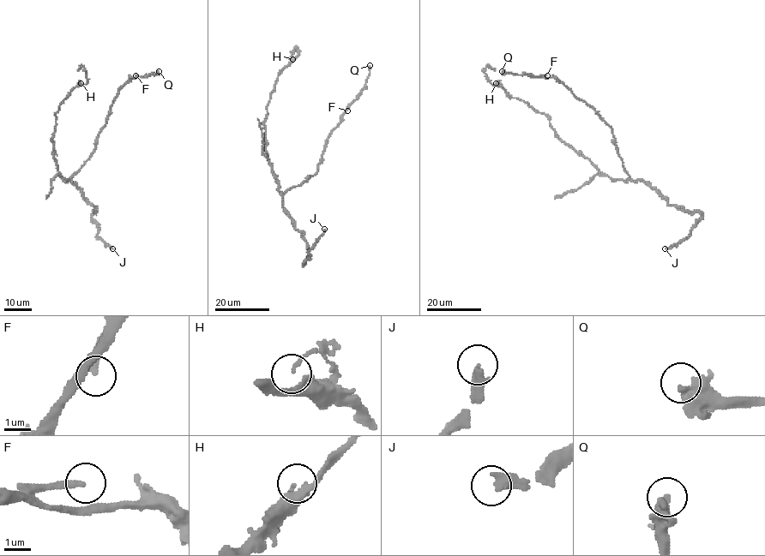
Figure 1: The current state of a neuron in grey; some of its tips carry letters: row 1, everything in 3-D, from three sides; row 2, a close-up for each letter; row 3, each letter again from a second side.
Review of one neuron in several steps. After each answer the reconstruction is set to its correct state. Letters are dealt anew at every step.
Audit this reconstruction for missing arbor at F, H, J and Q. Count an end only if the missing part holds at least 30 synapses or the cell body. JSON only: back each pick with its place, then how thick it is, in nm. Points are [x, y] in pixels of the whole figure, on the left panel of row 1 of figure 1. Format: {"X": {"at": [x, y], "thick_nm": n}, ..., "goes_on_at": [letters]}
{"J": {"at": [112, 248], "thick_nm": 360}, "goes_on_at": ["J"]}

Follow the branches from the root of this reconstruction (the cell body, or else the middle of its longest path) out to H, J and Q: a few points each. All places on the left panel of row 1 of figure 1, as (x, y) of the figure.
H: (68, 180), (58, 170), (51, 137), (58, 107), (77, 83), (81, 83)
J: (68, 180), (81, 189), (83, 199), (95, 209), (93, 218), (99, 228), (96, 237), (112, 248)
Q: (68, 180), (93, 152), (97, 135), (105, 124), (120, 88), (131, 78), (147, 76), (159, 71)

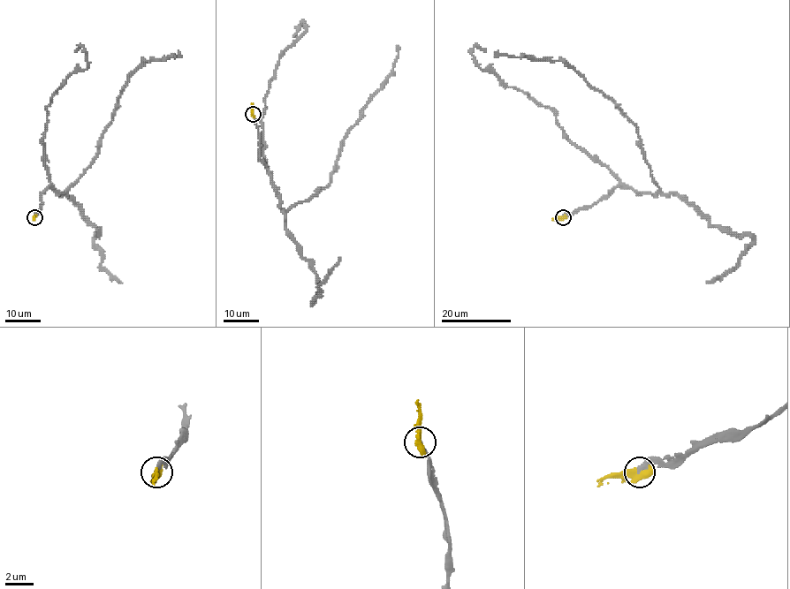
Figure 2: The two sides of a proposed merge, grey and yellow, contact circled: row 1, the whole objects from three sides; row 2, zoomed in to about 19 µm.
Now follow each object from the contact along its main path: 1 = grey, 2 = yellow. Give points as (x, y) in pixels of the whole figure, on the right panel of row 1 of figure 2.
1: (562, 216), (588, 209), (618, 186), (648, 193), (659, 190), (643, 156), (638, 128), (562, 61), (494, 52)
2: (562, 216), (555, 216), (551, 220)

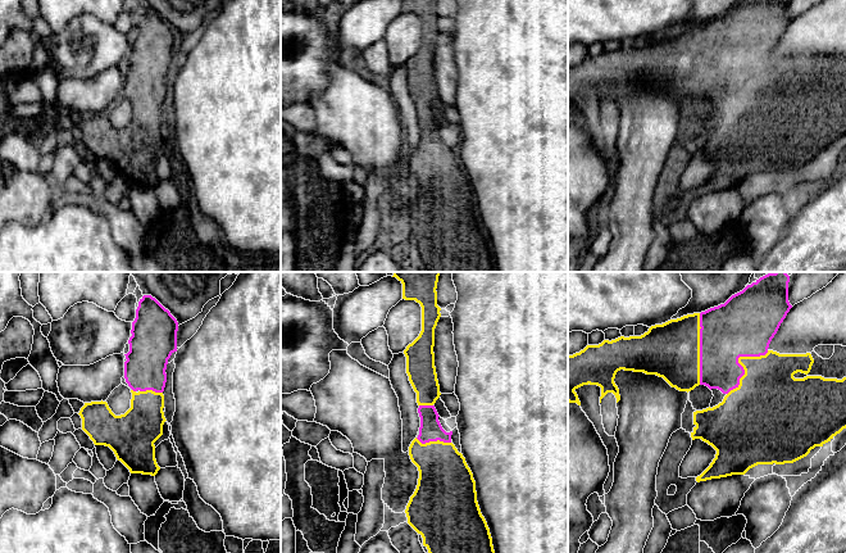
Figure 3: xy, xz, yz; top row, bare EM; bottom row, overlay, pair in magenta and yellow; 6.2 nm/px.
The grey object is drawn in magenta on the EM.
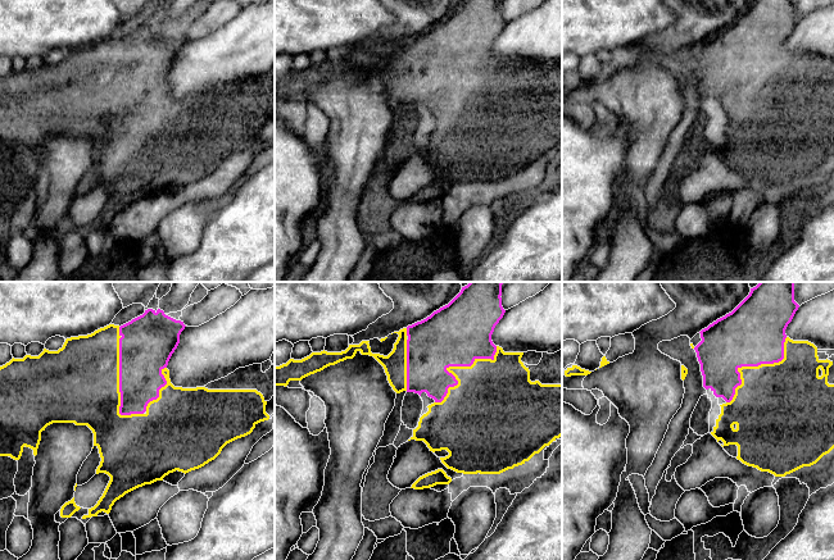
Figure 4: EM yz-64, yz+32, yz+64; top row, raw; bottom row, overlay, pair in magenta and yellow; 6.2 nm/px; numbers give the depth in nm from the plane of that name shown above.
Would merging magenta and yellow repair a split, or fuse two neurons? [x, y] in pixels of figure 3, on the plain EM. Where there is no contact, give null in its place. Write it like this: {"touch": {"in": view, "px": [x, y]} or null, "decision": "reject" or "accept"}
{"touch": {"in": "yz", "px": [700, 62]}, "decision": "accept"}

